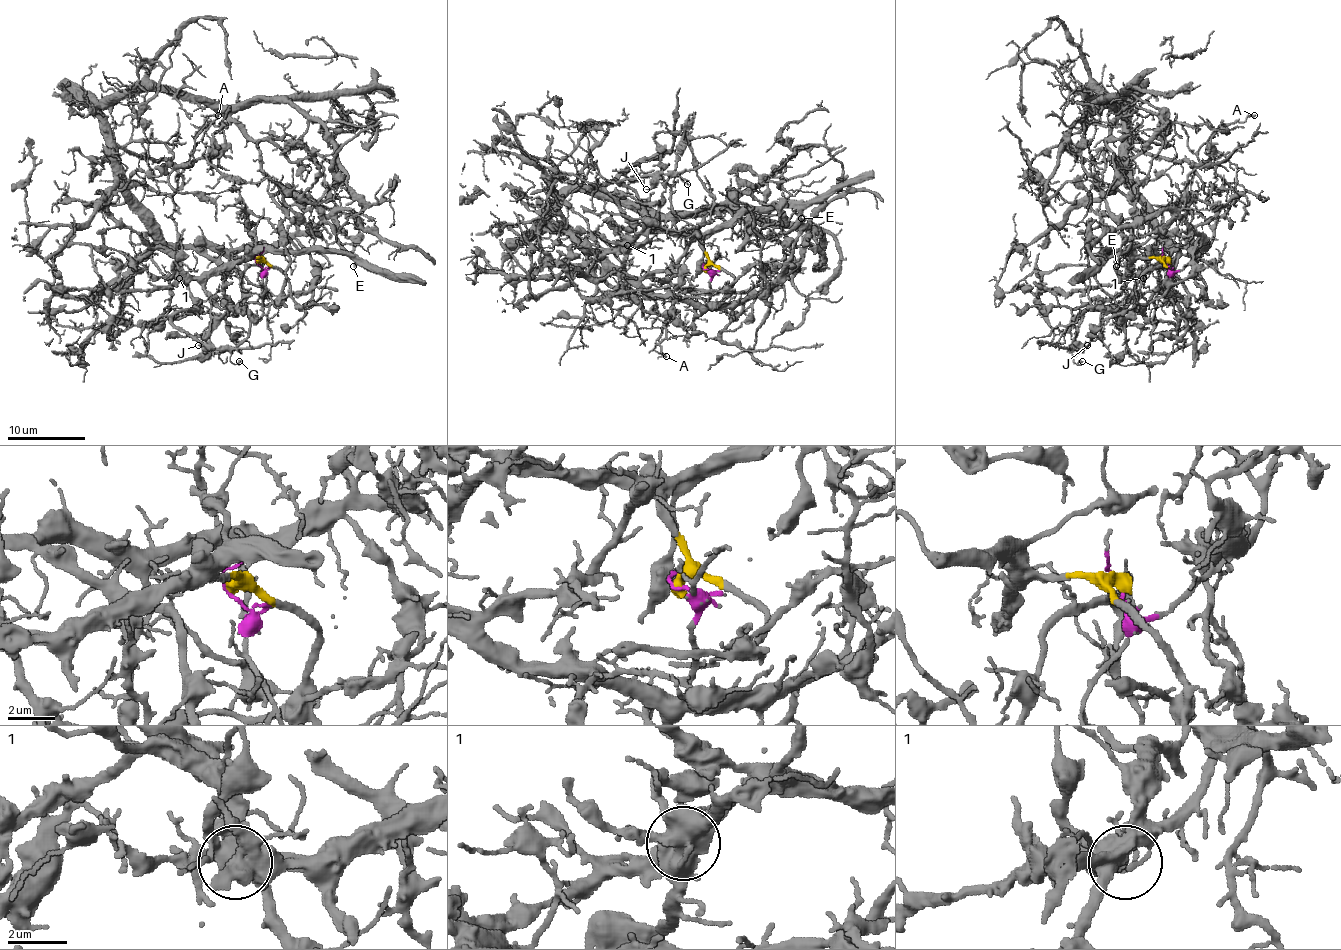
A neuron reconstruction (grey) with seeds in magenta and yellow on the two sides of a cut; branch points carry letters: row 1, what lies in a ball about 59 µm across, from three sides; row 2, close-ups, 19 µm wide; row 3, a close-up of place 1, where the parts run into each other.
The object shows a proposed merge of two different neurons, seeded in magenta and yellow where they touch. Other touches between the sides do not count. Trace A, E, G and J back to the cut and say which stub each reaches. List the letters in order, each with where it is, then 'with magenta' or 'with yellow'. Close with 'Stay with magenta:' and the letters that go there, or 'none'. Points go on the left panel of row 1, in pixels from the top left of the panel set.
A: at (218, 115); with magenta
E: at (353, 266); with yellow
G: at (239, 361); with magenta
J: at (198, 345); with magenta
Stay with magenta: A, G, J

